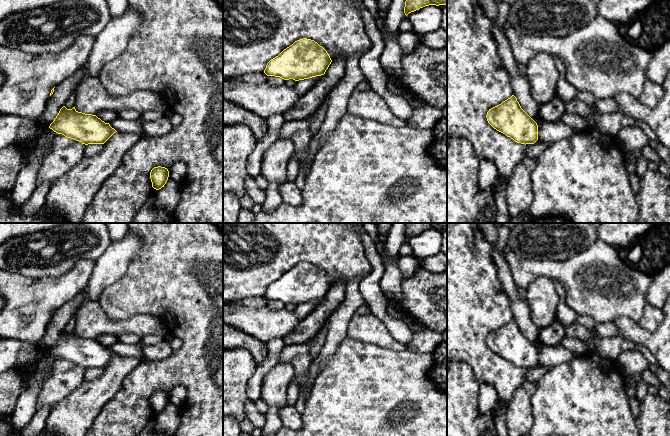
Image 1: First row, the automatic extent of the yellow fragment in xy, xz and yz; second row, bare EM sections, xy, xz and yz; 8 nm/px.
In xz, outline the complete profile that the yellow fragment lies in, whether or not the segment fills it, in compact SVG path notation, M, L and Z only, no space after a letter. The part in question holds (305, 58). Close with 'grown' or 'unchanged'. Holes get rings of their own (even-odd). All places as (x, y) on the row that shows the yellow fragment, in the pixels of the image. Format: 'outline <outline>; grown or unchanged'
outline M303 38L271 59L264 70L267 76L295 81L324 75L332 60L317 42Z; unchanged

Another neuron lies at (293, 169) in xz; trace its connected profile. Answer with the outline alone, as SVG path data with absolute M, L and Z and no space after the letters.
M294 153L289 162L288 162L288 169L287 169L287 178L288 182L295 182L299 174L299 160L296 153Z

